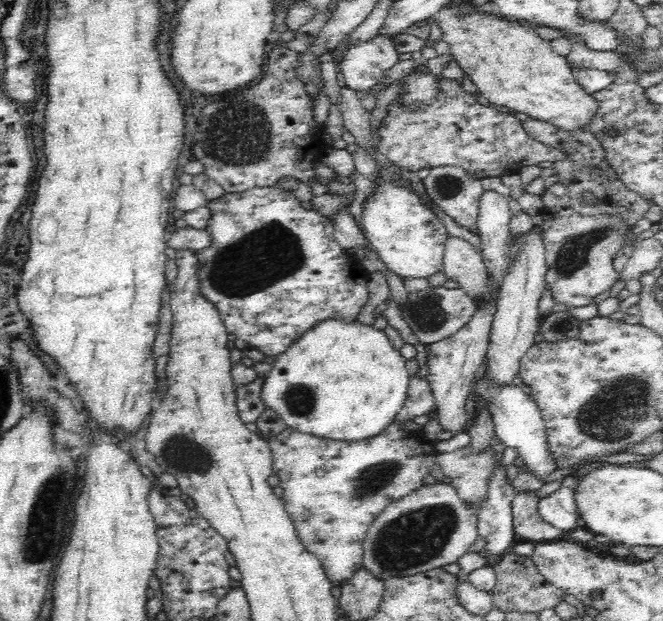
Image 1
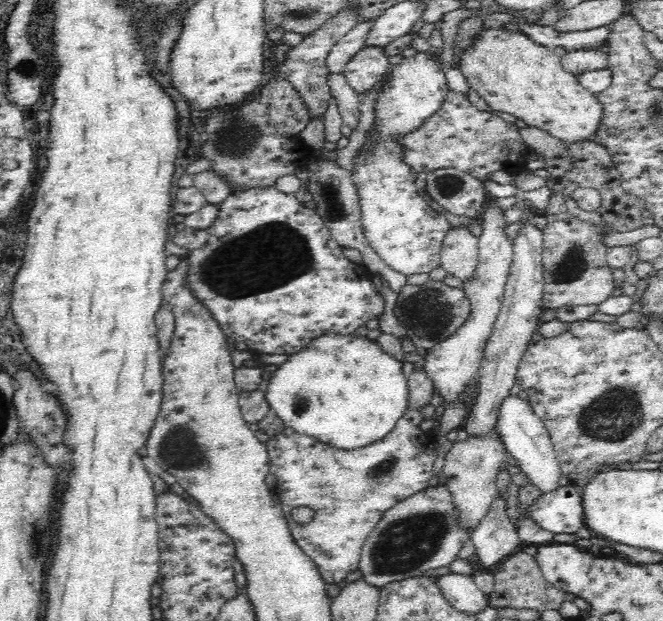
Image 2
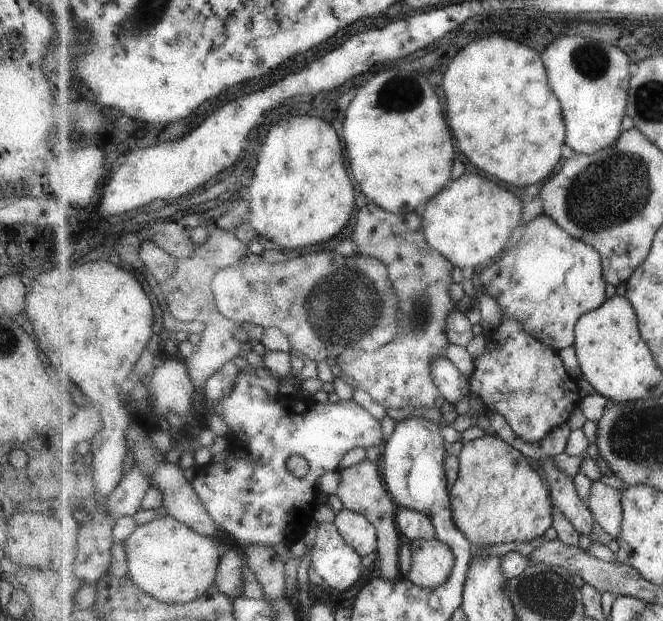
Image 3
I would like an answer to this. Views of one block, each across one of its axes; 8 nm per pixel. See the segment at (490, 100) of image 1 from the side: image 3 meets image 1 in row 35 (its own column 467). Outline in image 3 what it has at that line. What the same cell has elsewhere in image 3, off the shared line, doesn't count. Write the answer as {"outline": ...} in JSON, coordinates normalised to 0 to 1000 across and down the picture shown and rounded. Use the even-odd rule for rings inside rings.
{"outline":[[[730,699],[727,705],[716,707],[698,715],[695,728],[691,731],[694,738],[692,767],[686,779],[679,787],[682,799],[680,818],[683,818],[683,837],[689,844],[689,850],[707,866],[707,873],[715,879],[744,879],[745,876],[759,876],[762,873],[799,873],[808,866],[817,866],[819,860],[834,847],[834,815],[831,815],[833,792],[830,784],[824,779],[822,773],[816,770],[816,763],[798,747],[798,736],[792,734],[789,728],[783,728],[780,721],[771,720],[759,705],[748,699]]]}

